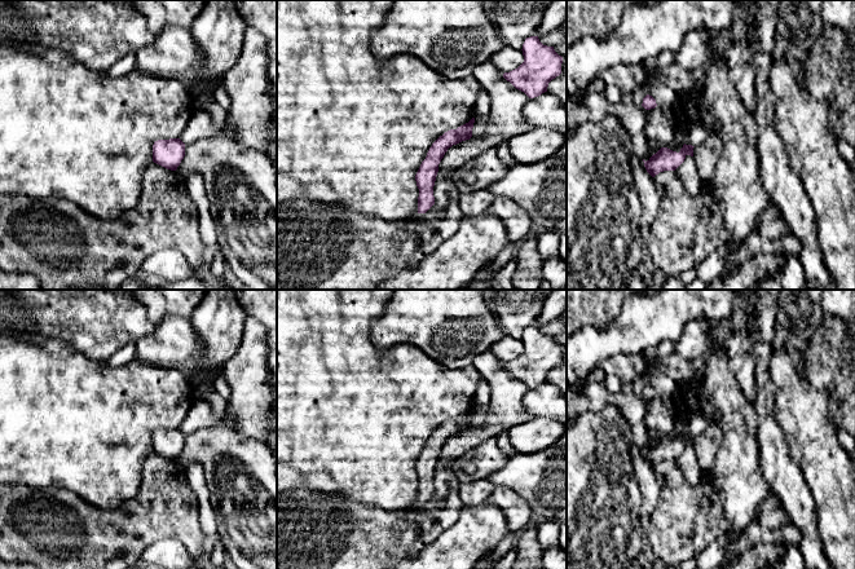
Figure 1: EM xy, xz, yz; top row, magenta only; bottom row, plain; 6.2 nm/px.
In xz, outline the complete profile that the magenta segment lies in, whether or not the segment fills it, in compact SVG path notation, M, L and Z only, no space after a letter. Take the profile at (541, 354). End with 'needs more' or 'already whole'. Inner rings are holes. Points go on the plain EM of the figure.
M538 326L526 327L523 334L524 352L503 367L516 379L534 388L547 381L548 372L561 363L563 347L554 336L543 335Z; already whole

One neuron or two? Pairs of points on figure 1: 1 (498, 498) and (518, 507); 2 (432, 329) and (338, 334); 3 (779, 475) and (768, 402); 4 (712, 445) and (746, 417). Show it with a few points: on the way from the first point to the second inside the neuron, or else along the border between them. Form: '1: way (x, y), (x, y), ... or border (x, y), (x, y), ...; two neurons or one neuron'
1: way (503, 498), (512, 506); one neuron
2: border (386, 305), (371, 325), (371, 340), (379, 351); two neurons
3: way (775, 457), (768, 432), (768, 420); one neuron
4: border (714, 420), (721, 428), (722, 444), (712, 464); two neurons

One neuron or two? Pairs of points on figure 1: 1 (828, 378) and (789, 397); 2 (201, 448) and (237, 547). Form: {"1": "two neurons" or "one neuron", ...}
{"1": "two neurons", "2": "one neuron"}

